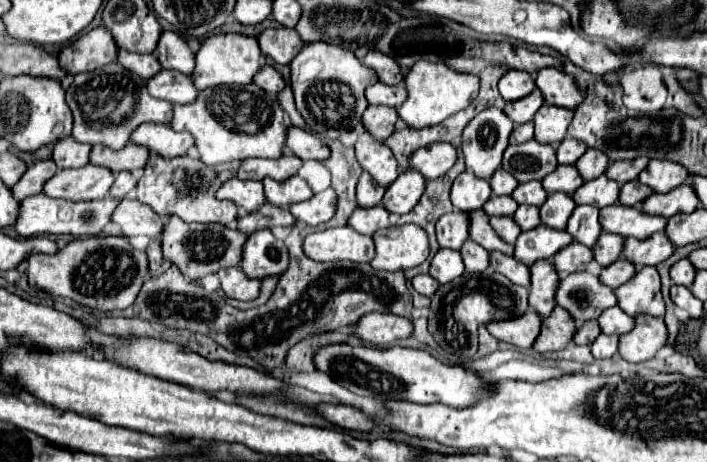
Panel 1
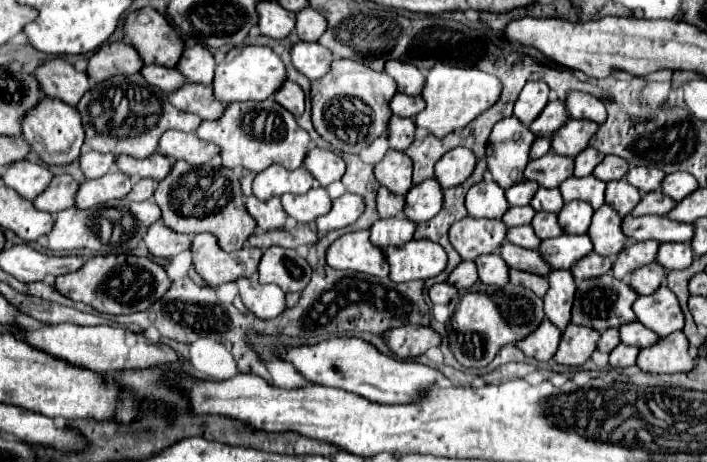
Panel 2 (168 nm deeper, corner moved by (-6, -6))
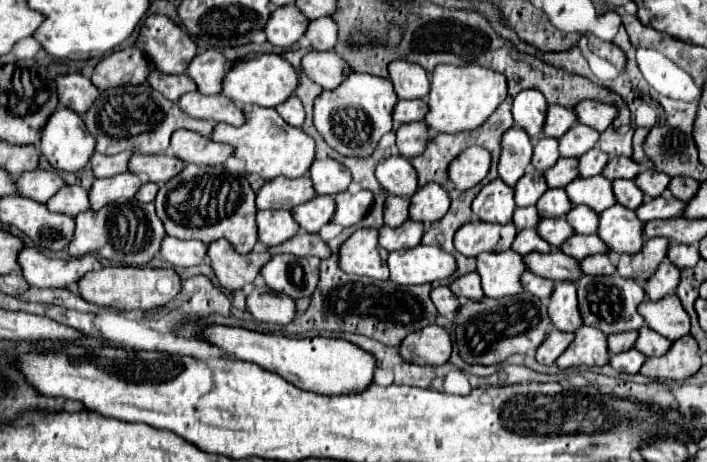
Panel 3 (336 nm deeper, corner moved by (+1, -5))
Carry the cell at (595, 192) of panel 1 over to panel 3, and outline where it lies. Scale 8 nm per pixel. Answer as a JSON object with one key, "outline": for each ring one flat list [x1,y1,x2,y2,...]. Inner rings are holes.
{"outline":[[614,179,612,189,614,189,616,201,626,209,636,209,644,201,644,193,630,179]]}

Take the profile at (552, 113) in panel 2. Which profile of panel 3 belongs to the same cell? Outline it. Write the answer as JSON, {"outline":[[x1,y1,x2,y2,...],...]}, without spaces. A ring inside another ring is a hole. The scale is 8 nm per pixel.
{"outline":[[548,105,546,111,546,127,542,129,546,137,562,137,572,125,576,123,576,115,572,109,558,107,558,105]]}

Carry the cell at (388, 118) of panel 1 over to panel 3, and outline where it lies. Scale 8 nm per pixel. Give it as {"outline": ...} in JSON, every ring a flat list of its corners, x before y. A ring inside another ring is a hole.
{"outline":[[424,121,400,125,396,131,396,147,400,155,406,159,420,155,426,147,426,141,428,141,428,127]]}

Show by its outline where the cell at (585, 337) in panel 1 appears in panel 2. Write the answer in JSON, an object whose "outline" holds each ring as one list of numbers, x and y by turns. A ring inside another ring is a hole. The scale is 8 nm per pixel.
{"outline":[[609,328,609,332,603,332,603,334,601,334,601,340,599,340,599,350,601,350,601,352,611,352,617,344,621,344,619,330]]}

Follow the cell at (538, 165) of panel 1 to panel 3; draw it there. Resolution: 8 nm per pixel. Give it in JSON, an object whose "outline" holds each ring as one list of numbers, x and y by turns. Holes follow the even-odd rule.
{"outline":[[562,157,550,171,544,171,548,187,566,187,572,179,578,177,578,159]]}

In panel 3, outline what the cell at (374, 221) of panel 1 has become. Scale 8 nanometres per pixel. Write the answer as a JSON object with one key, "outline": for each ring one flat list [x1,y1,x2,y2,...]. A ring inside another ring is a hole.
{"outline":[[408,219,402,223,402,227,380,227,378,229,378,245,384,247,386,251,396,251,396,249,410,249,416,247,422,239,424,225,418,221]]}

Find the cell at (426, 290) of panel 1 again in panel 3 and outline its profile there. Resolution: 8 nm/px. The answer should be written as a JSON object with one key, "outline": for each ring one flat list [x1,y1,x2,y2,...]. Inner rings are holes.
{"outline":[[444,285,434,287,432,293,430,293,430,299,432,299,432,303,436,305,438,313,444,315,444,317,454,317,456,309,460,307,458,297,456,297,448,287,444,287]]}

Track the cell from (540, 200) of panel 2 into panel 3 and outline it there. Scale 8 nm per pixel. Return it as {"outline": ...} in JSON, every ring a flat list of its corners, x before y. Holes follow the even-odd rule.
{"outline":[[548,189,546,195,542,195,542,199,536,203,540,217,564,217,570,207,572,203,562,189]]}

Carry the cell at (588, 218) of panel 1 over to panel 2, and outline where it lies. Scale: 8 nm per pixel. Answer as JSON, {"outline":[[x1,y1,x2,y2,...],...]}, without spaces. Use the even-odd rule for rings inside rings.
{"outline":[[601,206,593,214,593,222,589,226,589,238,595,246,595,252,601,256,615,258,625,246,627,246,627,236,621,230,623,218,611,208,611,206]]}

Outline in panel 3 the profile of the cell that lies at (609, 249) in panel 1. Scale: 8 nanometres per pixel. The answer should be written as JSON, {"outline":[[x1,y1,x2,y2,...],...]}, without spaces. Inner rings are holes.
{"outline":[[654,237,642,245,642,251,638,251,638,255,630,253,620,255,616,271,620,277,642,283,656,271,658,263,666,257,666,249,668,249,668,239]]}

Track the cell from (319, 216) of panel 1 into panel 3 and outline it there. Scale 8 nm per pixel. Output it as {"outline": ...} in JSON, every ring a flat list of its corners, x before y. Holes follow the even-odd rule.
{"outline":[[344,191,344,193,338,193,334,199,336,199,336,213,332,223,338,223,342,227,356,225,372,205,370,191,358,191,356,195]]}

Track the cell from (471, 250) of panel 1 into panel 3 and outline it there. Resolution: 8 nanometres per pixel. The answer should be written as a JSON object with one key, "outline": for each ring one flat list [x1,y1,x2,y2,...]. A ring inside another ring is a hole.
{"outline":[[514,251,480,253,476,257,478,275,482,277,482,291,488,297,500,299,522,291,520,275,524,271,522,255]]}

